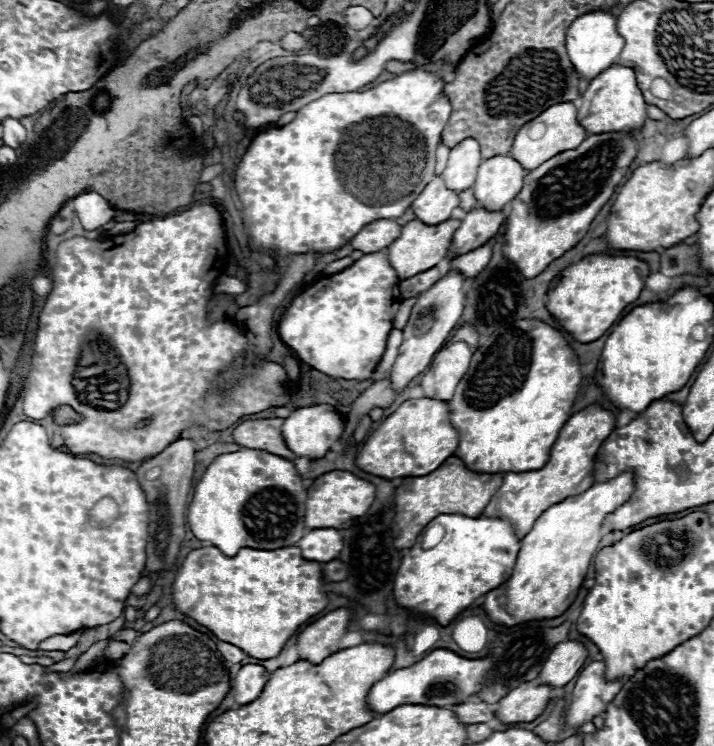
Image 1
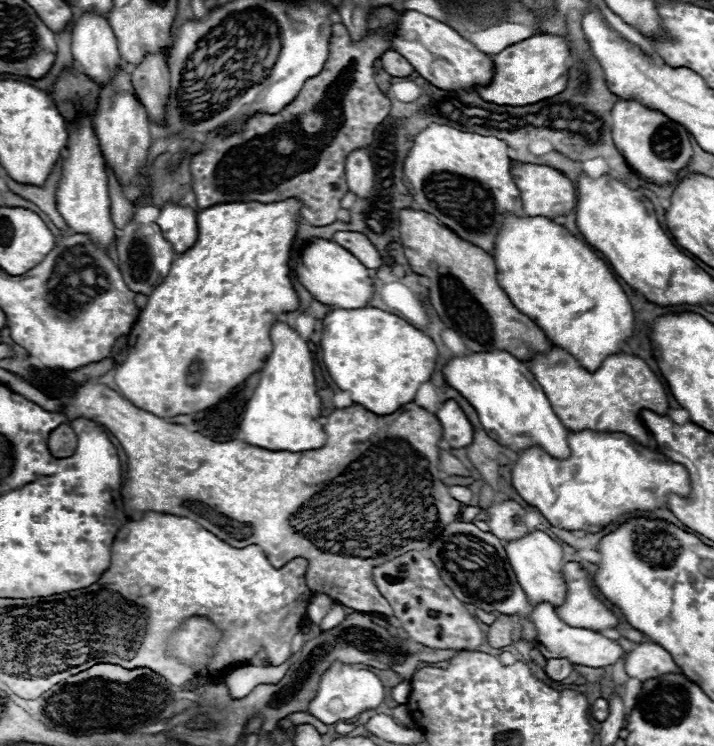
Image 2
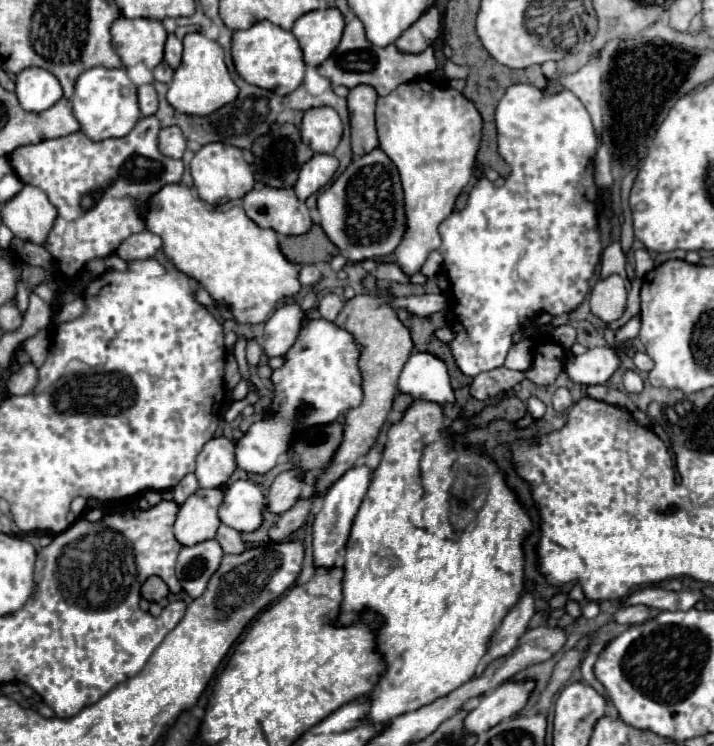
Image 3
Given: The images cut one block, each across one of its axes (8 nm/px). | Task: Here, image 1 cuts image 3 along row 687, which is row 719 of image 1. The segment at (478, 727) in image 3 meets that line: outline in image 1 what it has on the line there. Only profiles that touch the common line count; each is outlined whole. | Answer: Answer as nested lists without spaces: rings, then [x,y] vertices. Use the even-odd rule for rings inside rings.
[[[532,682],[520,684],[494,706],[498,720],[504,724],[532,722],[550,704],[548,700],[550,692],[552,692],[552,686],[546,686],[546,684],[532,684]]]

